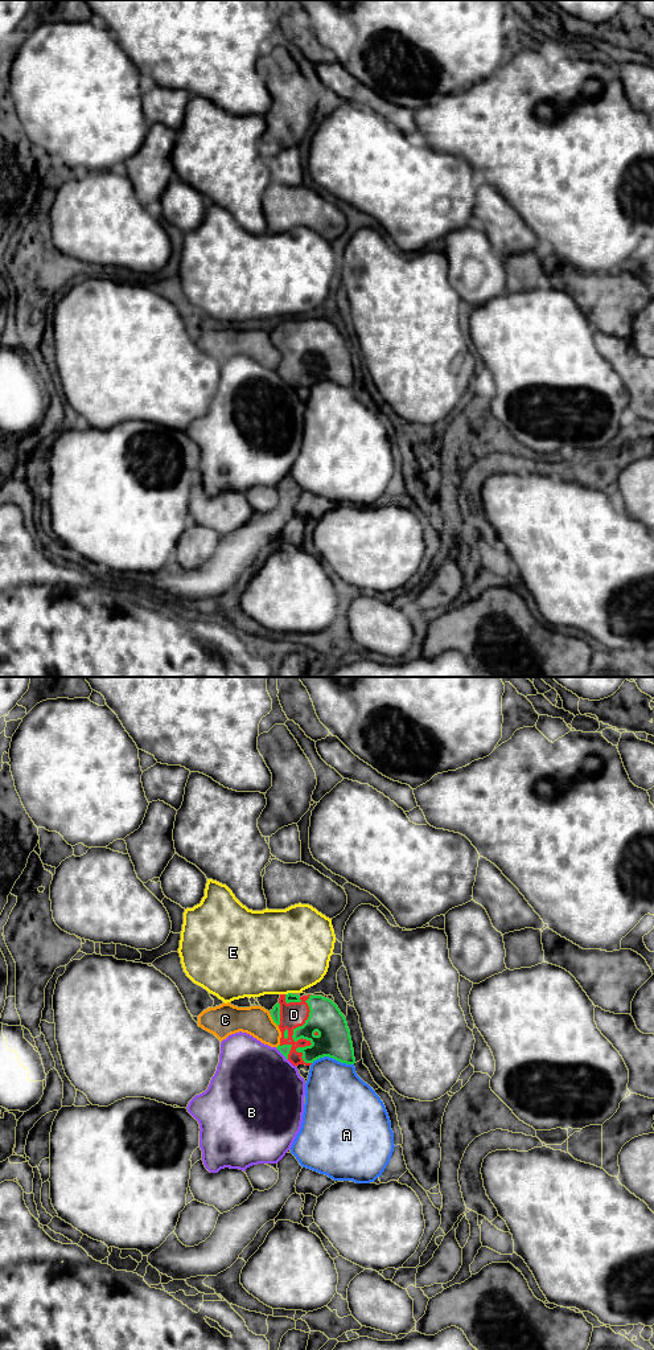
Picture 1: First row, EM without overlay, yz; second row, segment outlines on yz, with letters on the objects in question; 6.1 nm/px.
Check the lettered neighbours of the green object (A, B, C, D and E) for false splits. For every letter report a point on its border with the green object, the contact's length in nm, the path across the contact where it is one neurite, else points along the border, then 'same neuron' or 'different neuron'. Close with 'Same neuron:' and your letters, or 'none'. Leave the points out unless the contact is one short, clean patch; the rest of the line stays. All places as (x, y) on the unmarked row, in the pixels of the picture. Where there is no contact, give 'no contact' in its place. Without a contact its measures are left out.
A: meets green in yz at (333, 381); contact 260 nm long; different neuron
B: meets green in yz at (282, 376); contact 100 nm long; different neuron
C: meets green in yz at (274, 344); contact 90 nm long; different neuron
D: meets green in yz at (293, 362); contact 420 nm long; same neuron
E: meets green in yz at (288, 316); contact 40 nm long; different neuron
Same neuron: D

